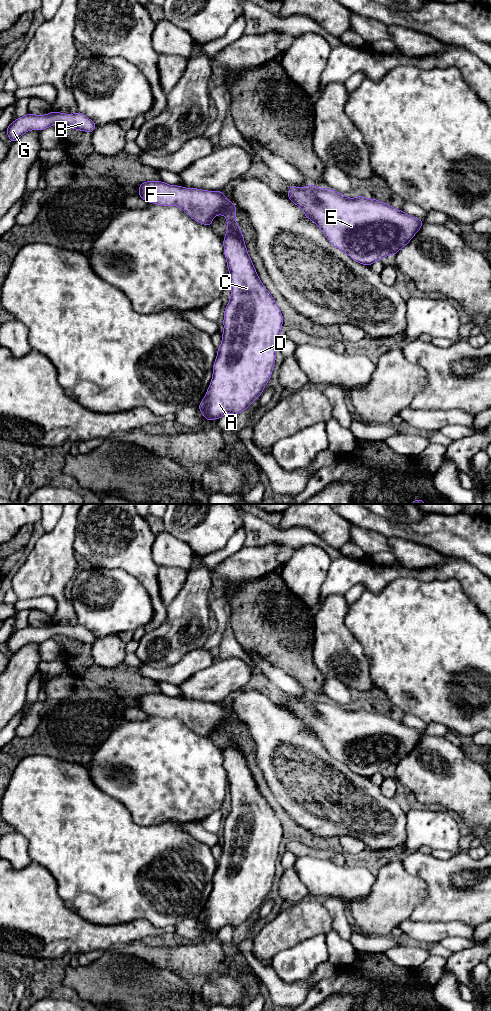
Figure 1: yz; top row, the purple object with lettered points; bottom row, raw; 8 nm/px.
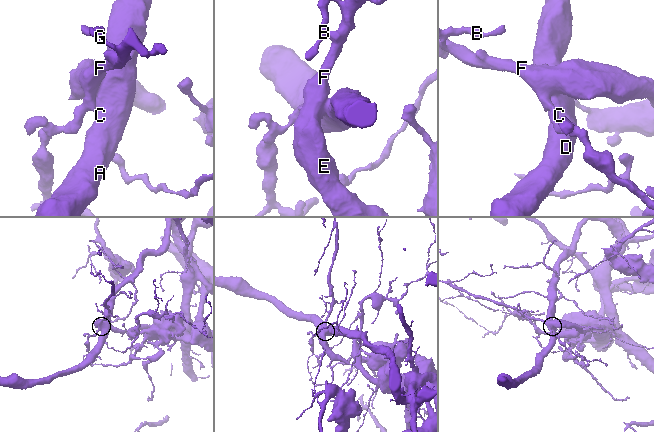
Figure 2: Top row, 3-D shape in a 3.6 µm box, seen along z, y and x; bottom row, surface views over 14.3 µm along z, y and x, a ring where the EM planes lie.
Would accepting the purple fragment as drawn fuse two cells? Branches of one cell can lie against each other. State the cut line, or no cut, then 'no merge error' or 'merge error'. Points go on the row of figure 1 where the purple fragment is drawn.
cut in yz along (234, 211), (229, 212), (225, 216); merge error

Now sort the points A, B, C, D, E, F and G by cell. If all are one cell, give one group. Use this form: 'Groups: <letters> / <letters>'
Groups: A C D / B E F G

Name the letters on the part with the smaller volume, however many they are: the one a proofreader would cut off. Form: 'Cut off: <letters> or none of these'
Cut off: A, C, D

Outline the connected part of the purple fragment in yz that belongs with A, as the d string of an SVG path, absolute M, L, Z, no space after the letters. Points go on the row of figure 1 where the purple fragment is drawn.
M235 212L227 214L228 230L223 240L230 273L231 298L225 307L222 343L217 350L211 383L197 406L207 423L211 418L219 420L226 413L238 415L261 395L272 376L283 324L282 313L257 275L235 218Z

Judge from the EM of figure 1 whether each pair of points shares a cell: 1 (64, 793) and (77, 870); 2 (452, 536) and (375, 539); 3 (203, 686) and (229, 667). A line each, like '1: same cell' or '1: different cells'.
1: same cell
2: different cells
3: same cell

